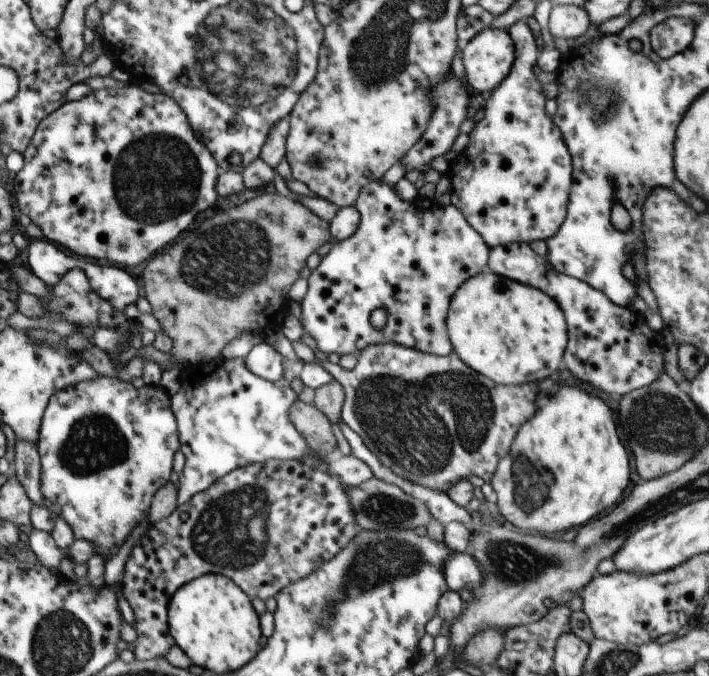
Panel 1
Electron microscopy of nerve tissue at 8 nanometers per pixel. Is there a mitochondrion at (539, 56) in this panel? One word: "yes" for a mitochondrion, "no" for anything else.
no

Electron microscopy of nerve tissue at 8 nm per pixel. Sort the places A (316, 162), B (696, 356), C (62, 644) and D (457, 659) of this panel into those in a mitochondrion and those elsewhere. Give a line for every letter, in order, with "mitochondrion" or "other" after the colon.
A: other
B: other
C: mitochondrion
D: other

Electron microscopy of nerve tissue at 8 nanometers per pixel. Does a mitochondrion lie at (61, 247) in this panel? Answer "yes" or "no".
no

